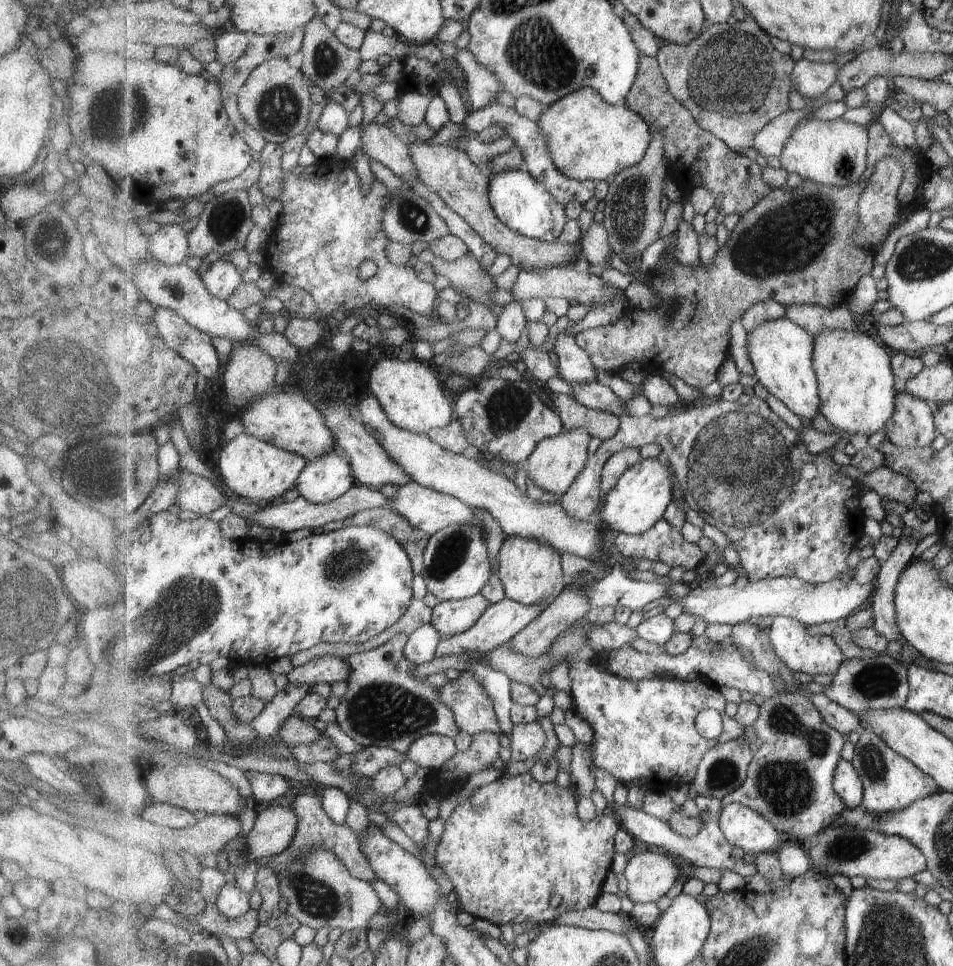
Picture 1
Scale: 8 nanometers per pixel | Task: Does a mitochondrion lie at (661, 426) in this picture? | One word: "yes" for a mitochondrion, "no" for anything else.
no

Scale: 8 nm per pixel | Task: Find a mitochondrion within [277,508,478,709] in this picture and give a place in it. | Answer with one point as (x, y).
(344, 567)

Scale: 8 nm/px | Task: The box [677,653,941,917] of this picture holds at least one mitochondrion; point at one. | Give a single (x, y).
(786, 786)

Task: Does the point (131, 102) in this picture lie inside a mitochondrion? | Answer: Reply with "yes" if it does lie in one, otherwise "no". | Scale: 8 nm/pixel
yes

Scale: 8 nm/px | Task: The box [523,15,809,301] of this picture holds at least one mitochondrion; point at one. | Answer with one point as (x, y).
(733, 71)

